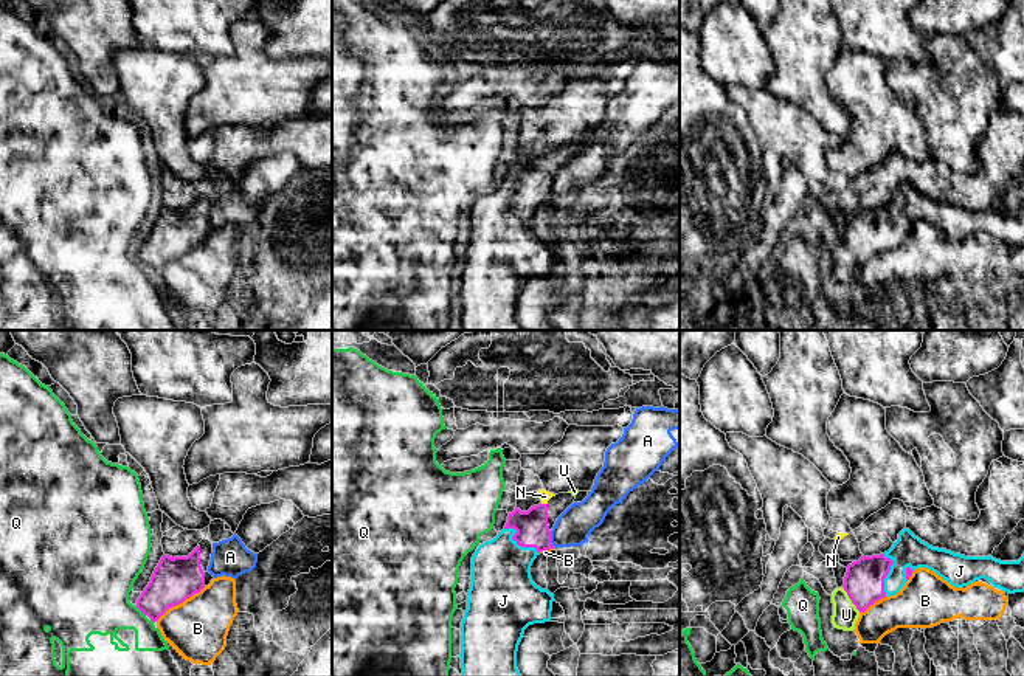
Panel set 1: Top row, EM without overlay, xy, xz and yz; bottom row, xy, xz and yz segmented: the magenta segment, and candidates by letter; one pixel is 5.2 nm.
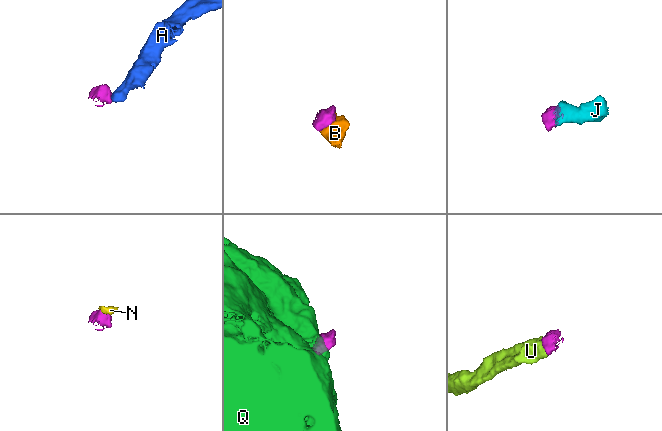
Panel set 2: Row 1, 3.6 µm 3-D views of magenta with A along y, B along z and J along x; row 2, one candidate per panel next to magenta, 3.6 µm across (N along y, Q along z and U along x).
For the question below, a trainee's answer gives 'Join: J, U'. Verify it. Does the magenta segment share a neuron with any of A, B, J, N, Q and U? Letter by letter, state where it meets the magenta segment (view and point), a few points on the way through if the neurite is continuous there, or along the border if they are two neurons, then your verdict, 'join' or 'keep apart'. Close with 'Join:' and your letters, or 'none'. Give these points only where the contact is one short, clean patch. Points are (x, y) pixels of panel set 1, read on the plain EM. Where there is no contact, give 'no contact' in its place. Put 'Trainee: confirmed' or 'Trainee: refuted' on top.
Trainee: confirmed
A: xz (550, 191) | along xz (550, 183), (550, 193), (554, 199) | keep apart
B: xy (180, 255) | along xy (205, 239), (169, 259), (155, 273) | keep apart
J: xz (517, 196) | across xz (532, 183), (517, 196), (501, 219), (501, 241) | join
N: xz (545, 157) | along xz (542, 155), (546, 157) | keep apart
Q: xy (140, 262) | along xy (135, 259), (145, 269) | keep apart
U: yz (849, 250) | across yz (864, 231), (849, 250), (846, 267) | join
Join: J, U

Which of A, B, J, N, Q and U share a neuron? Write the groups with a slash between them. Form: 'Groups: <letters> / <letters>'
Groups: A / B / J U / N / Q

